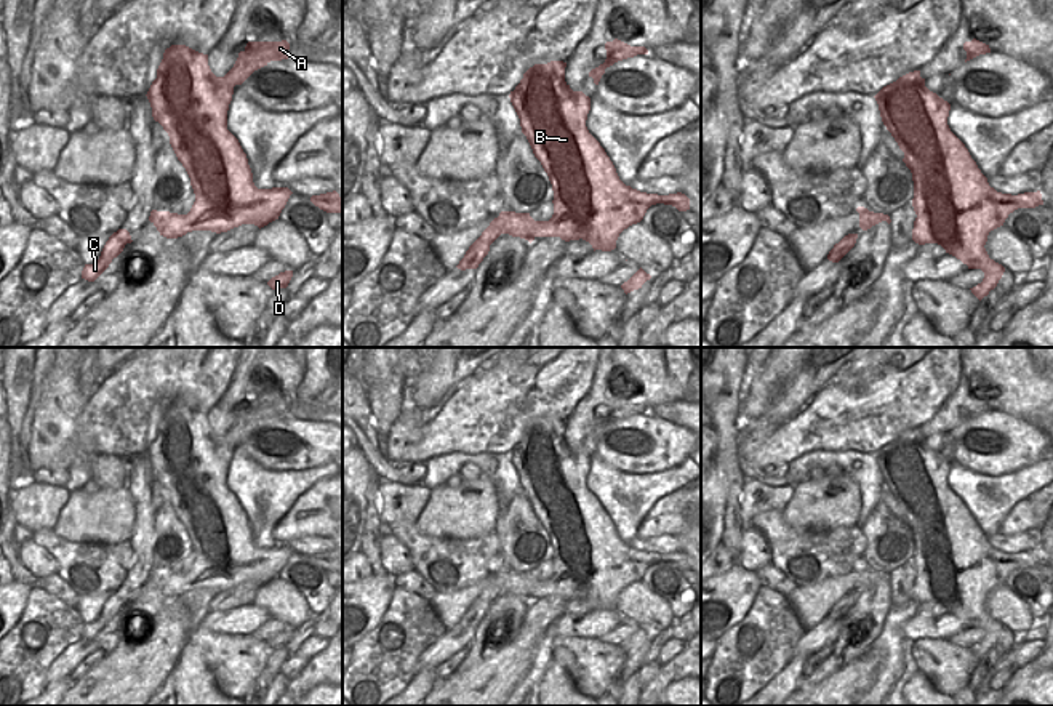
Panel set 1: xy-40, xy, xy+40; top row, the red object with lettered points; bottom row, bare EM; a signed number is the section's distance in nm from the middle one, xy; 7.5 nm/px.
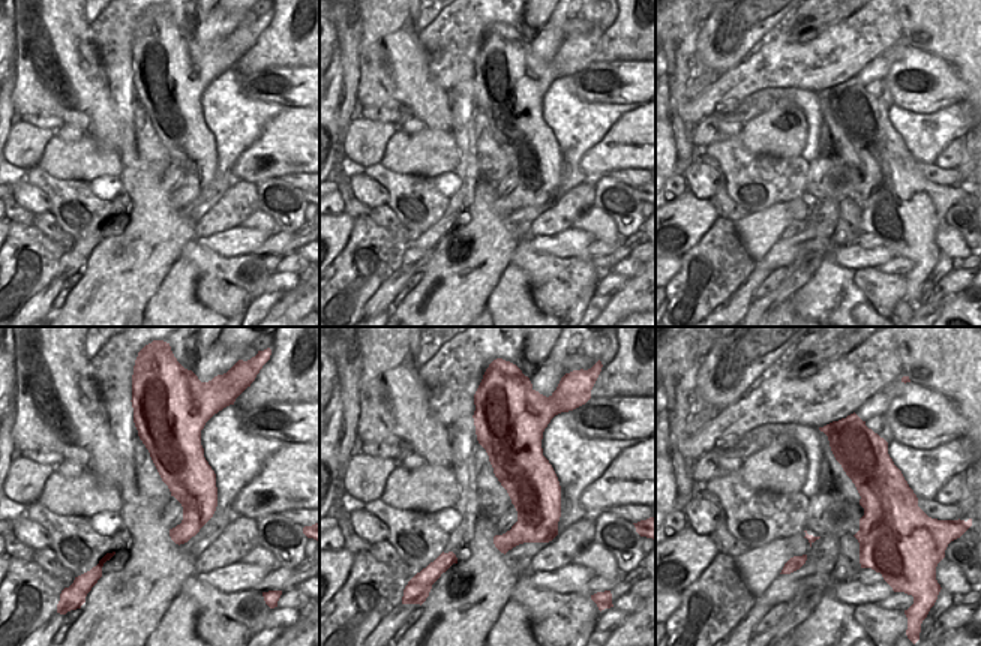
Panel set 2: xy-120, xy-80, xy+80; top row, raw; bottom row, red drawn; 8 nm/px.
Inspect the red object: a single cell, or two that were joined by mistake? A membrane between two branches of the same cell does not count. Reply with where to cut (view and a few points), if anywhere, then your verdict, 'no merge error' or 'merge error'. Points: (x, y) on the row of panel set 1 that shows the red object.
xy (490, 223), (501, 232) | merge error

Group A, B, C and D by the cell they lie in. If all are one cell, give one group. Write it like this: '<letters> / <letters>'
A B D / C

